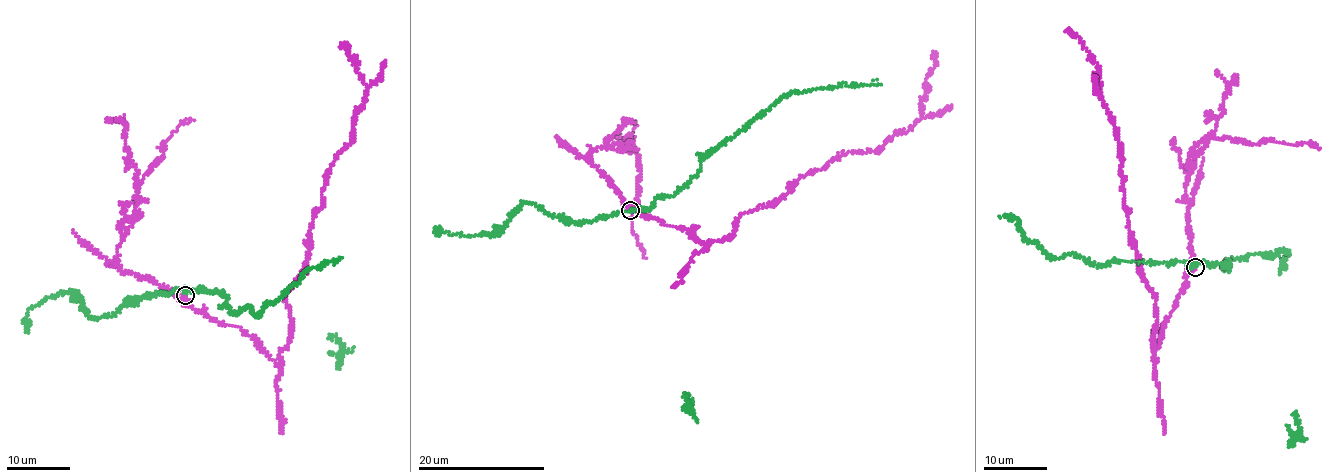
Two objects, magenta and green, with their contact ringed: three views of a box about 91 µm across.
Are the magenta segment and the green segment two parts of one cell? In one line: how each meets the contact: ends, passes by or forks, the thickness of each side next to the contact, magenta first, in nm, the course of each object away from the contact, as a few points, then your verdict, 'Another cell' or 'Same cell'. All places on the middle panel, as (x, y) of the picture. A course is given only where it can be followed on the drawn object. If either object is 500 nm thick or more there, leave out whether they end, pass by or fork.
At the ring magenta ends. At the ring green passes by. Thickness 280 nm (magenta) against 130 nm. Course of magenta: (631, 210), (706, 246), (729, 238), (746, 212), (771, 204), (810, 170), (909, 130), (922, 116), (934, 52). Course of green: (631, 210), (649, 209), (658, 197), (675, 193), (696, 174), (699, 161), (792, 91), (873, 81). Another cell

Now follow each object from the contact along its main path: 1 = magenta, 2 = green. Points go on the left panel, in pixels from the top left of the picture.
1: (185, 294), (280, 362), (292, 332), (285, 295), (304, 270), (325, 174), (350, 142), (367, 93), (340, 46)
2: (185, 294), (215, 290), (234, 314), (247, 306), (256, 315), (311, 268), (338, 259), (335, 265)

